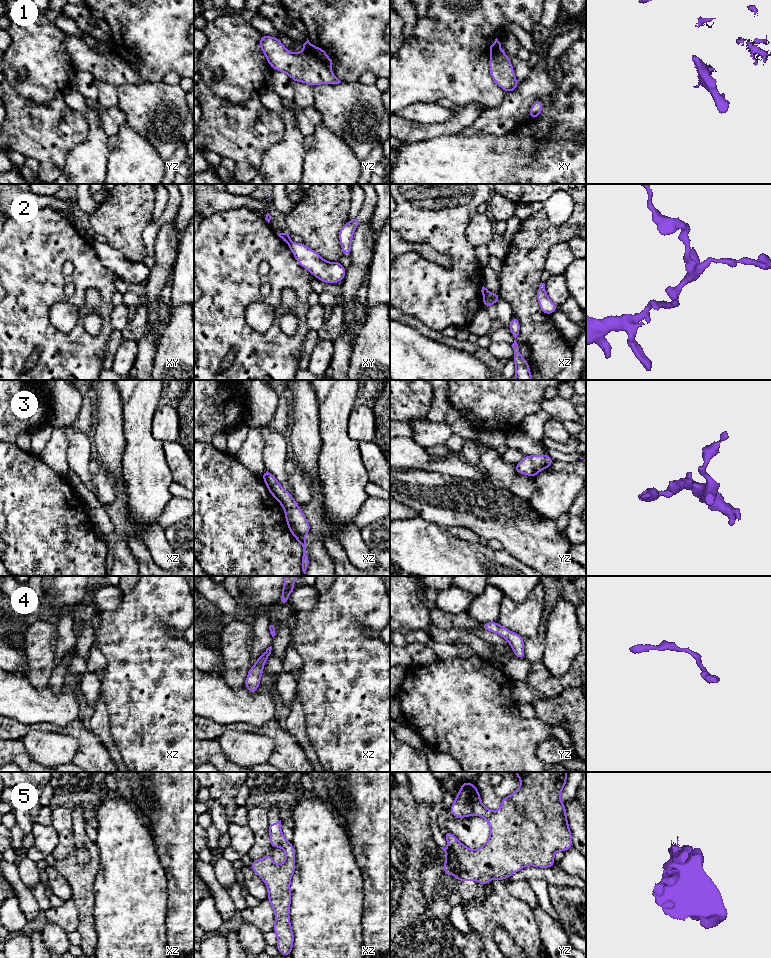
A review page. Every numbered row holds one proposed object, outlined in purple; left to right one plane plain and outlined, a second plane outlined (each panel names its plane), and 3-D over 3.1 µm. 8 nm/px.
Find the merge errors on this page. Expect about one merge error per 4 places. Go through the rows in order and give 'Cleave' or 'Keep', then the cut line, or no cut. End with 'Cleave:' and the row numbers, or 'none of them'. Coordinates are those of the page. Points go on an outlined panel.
1: Cleave. Split along yz (303, 49), (315, 55), (327, 67)
2: Cleave. Split along xy (290, 241), (288, 244)
3: Keep. No split
4: Keep. No split
5: Keep. No split
Cleave: 1, 2

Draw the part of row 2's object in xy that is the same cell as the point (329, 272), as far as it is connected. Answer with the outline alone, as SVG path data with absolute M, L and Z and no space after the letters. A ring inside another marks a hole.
M290 242L288 246L296 261L321 282L335 284L344 279L346 269L340 264L339 260L327 262L304 243Z

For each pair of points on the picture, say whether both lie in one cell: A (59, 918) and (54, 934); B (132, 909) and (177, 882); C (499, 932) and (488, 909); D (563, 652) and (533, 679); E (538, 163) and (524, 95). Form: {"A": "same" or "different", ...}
{"A": "different", "B": "different", "C": "different", "D": "different", "E": "different"}

